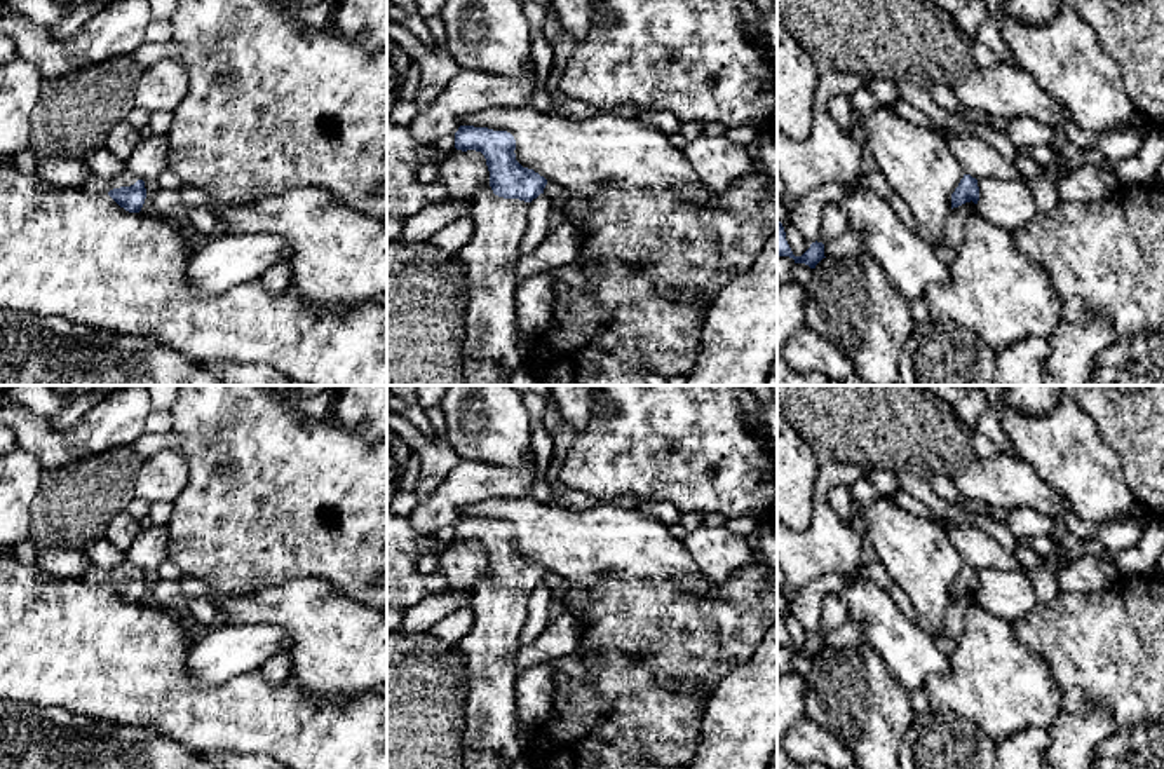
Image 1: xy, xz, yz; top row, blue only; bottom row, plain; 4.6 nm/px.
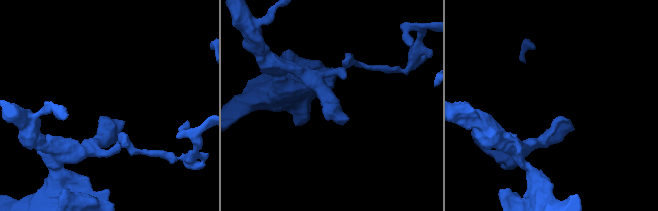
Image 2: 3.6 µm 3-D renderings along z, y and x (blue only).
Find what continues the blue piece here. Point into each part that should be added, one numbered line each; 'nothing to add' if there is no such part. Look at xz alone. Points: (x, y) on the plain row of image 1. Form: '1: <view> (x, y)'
1: xz (490, 740)

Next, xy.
1: xy (94, 574)

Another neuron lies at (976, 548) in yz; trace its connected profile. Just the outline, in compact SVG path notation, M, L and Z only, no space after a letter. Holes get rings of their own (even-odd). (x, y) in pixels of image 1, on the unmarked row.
M936 516L965 565L976 570L1023 570L1014 553L1007 553L991 535L979 527Z

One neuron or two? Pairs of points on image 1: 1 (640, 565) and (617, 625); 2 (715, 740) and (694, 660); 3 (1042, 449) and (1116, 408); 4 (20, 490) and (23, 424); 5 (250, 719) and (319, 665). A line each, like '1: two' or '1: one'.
1: two
2: two
3: two
4: two
5: two

